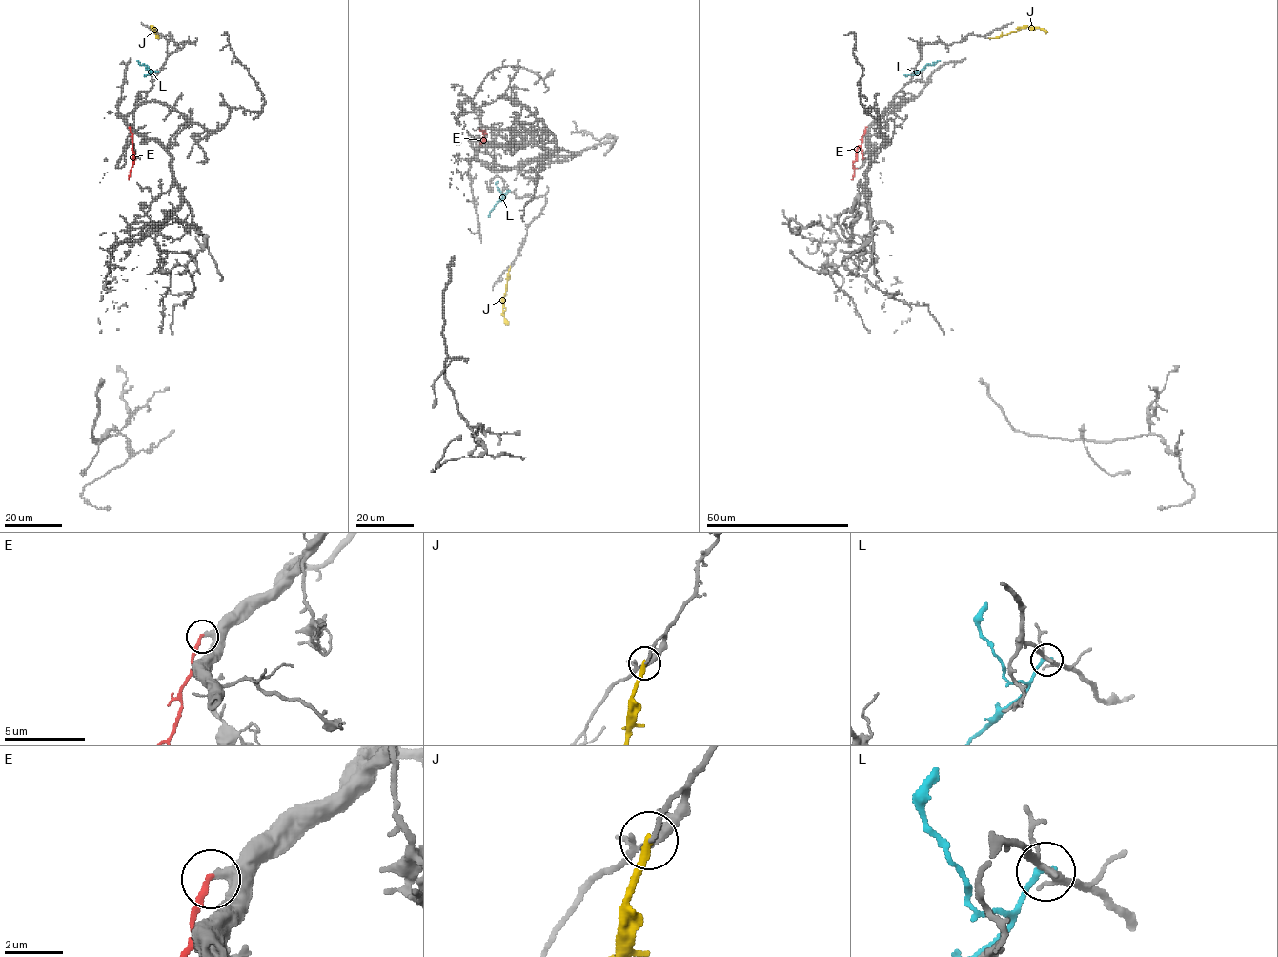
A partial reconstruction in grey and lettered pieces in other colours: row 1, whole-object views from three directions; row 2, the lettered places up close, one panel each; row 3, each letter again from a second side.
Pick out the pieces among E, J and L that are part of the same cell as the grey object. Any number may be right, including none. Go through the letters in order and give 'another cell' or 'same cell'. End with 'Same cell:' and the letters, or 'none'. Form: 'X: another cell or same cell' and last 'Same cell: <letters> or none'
E: another cell
J: another cell
L: another cell
Same cell: none

